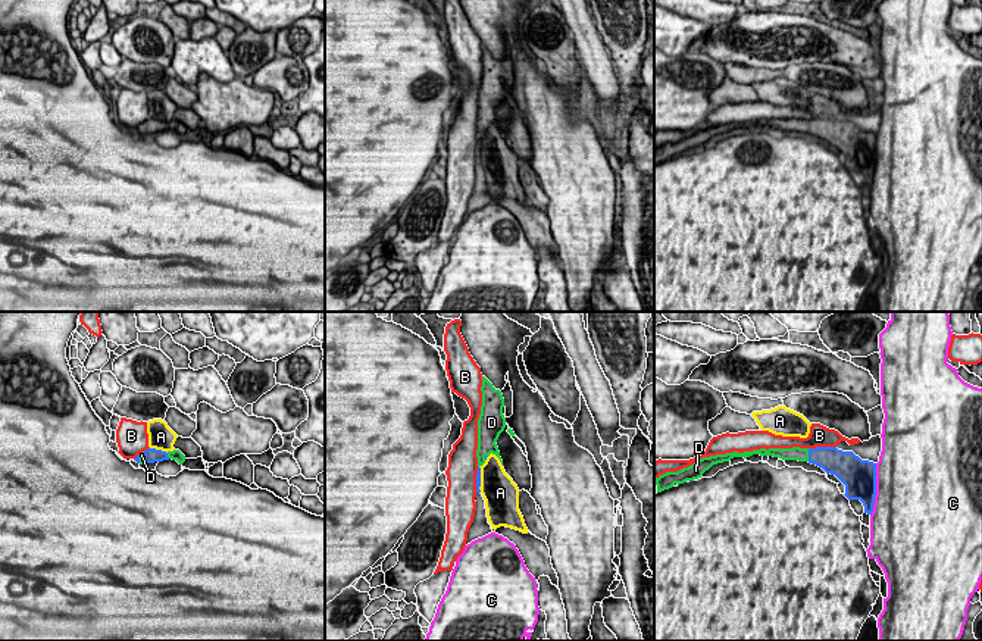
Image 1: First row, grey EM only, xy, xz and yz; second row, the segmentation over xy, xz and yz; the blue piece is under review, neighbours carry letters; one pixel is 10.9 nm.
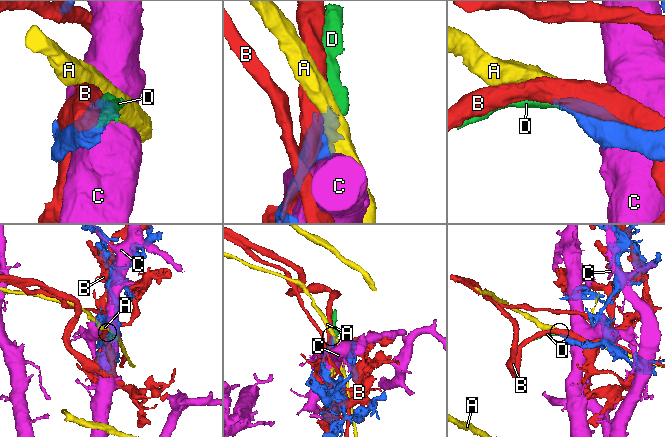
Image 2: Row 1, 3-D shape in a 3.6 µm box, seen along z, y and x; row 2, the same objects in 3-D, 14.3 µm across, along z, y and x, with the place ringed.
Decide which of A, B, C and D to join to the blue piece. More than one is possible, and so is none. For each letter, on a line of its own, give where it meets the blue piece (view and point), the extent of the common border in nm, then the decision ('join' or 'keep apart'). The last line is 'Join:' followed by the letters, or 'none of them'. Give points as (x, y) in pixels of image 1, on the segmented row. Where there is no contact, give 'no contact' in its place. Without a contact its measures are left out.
A: contact xy (158, 450); length 220 nm; keep apart
B: contact yz (822, 447); length 300 nm; keep apart
C: contact yz (875, 490); length 600 nm; keep apart
D: contact yz (809, 455); length 140 nm; join
Join: D

